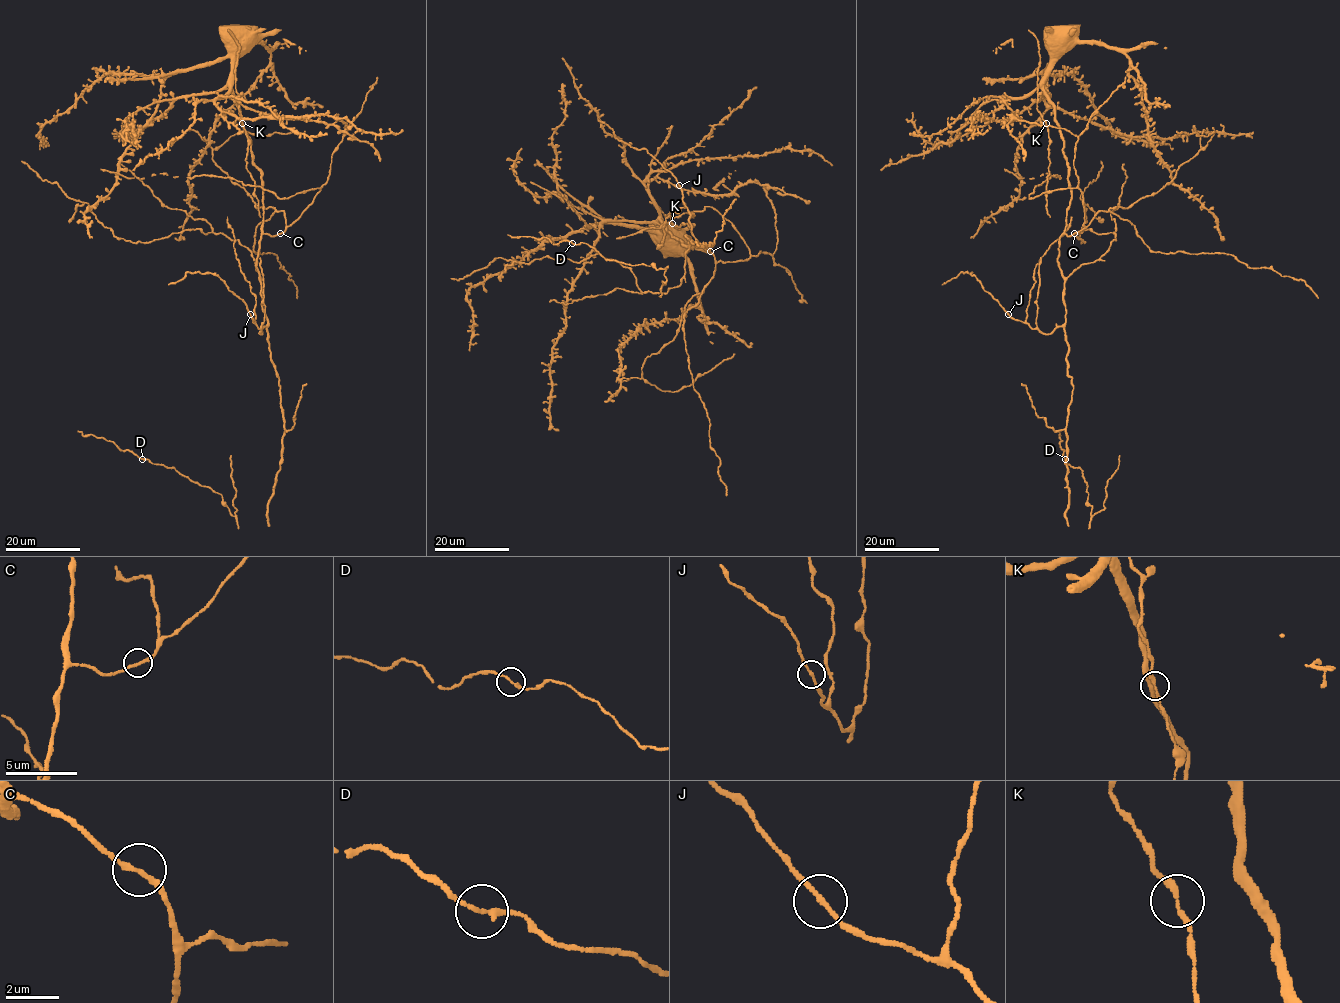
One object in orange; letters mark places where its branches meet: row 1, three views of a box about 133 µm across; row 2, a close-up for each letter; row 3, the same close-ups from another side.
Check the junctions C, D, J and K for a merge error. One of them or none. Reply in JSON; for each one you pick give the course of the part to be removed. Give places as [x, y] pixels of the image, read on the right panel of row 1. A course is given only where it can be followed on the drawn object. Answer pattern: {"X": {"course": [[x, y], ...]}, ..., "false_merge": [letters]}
{"false_merge": []}

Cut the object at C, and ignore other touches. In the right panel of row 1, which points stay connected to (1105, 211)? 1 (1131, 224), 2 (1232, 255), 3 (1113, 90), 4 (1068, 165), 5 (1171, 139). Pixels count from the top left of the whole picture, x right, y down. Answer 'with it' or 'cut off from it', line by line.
1: with it
2: with it
3: with it
4: cut off from it
5: cut off from it

